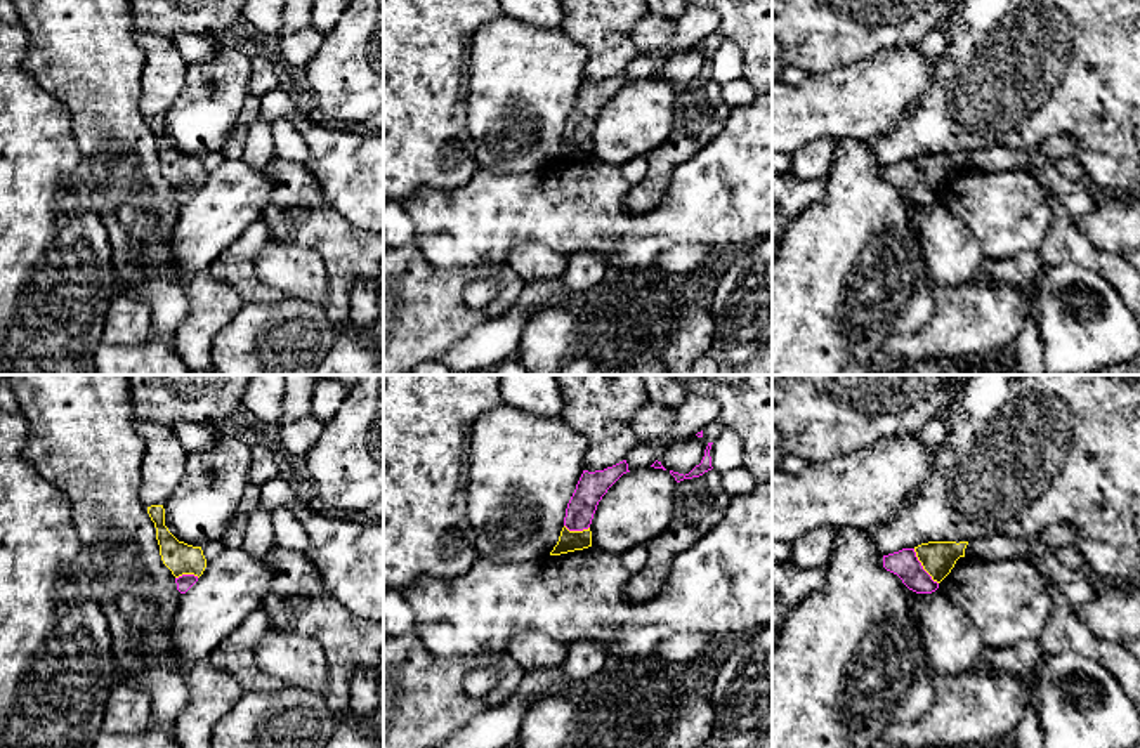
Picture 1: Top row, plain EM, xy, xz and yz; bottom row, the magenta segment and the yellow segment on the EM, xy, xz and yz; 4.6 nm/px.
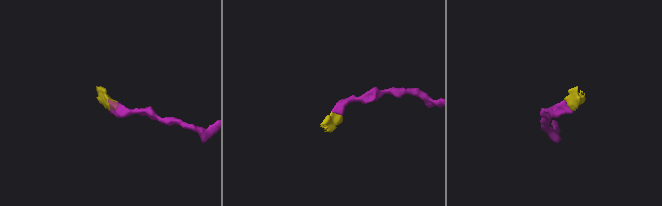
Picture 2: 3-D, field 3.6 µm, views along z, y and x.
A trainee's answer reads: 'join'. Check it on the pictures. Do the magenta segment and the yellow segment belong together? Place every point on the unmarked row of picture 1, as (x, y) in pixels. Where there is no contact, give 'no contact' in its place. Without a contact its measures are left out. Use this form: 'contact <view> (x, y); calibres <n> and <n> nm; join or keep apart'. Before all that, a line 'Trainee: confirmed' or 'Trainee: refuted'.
Trainee: confirmed
contact yz (922, 177); calibres 130 and 160 nm; join

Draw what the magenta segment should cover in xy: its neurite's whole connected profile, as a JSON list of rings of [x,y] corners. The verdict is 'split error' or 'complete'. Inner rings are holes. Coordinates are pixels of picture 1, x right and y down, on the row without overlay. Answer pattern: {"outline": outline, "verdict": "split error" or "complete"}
{"outline": [[[163,116],[147,118],[147,125],[156,139],[156,151],[163,175],[175,187],[177,201],[186,205],[203,186],[206,170],[201,158],[179,153],[165,137]]], "verdict": "split error"}

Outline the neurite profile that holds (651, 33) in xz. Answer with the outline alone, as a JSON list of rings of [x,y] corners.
[[[645,12],[632,28],[632,42],[640,56],[656,56],[672,49],[677,33],[677,19]]]

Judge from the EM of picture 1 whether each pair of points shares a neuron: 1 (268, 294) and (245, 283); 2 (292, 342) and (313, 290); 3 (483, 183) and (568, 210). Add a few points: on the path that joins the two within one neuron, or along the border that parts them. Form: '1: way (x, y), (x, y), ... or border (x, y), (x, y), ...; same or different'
1: way (262, 292), (250, 288); same
2: border (287, 295), (321, 306); different
3: way (504, 203), (507, 207), (547, 207); same

